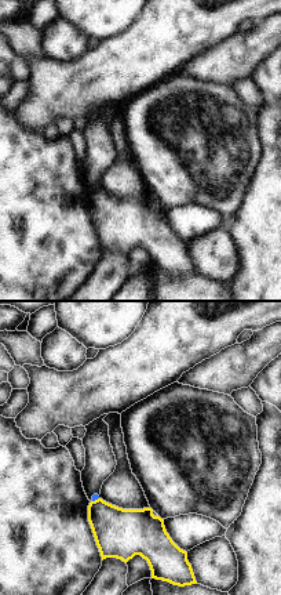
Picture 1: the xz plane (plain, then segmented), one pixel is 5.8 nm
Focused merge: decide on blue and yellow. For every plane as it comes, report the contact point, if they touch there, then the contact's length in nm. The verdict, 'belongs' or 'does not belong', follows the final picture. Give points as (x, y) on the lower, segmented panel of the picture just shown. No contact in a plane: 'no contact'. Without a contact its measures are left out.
(95, 499) | 50 nm

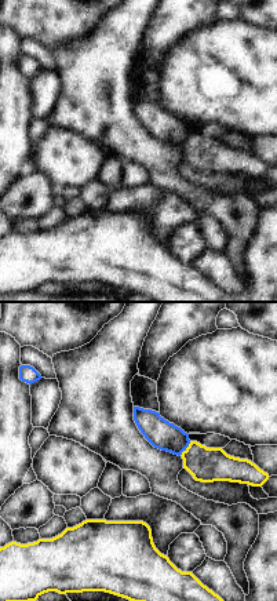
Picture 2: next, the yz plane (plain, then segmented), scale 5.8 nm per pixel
(186, 447) | 110 nm

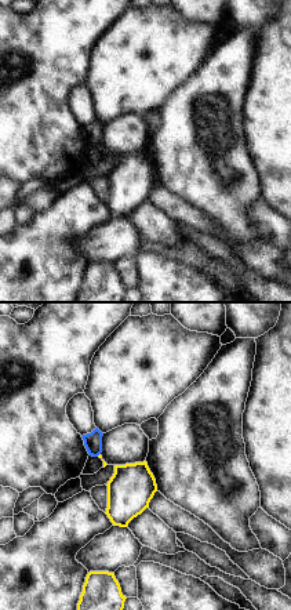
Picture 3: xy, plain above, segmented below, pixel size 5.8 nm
(98, 454) | 30 nm

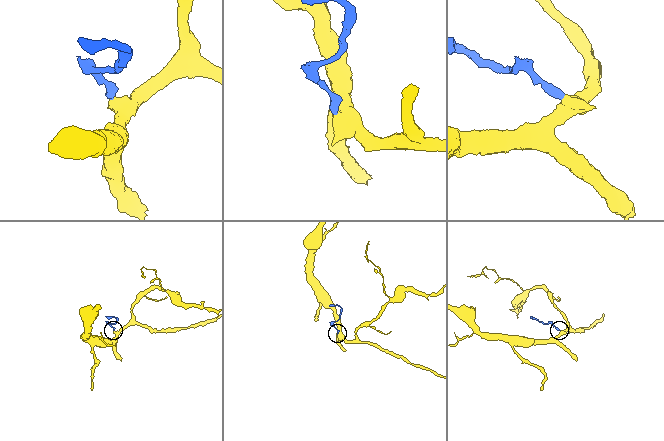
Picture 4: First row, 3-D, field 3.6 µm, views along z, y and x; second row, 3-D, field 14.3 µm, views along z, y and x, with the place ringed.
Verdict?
does not belong

